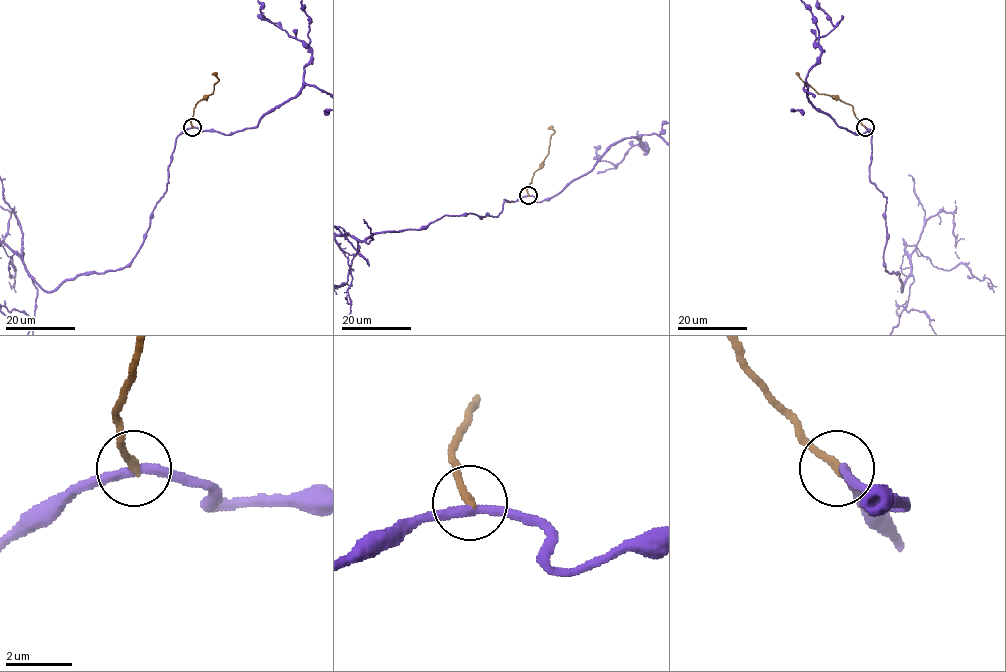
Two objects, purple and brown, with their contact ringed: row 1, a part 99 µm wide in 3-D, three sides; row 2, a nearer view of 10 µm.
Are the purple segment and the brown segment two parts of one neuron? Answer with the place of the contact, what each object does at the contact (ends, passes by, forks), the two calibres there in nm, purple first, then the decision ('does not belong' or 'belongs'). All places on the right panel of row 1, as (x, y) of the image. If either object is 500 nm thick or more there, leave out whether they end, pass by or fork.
(865, 127) | purple passes by | brown ends | 280/240 nm | does not belong

